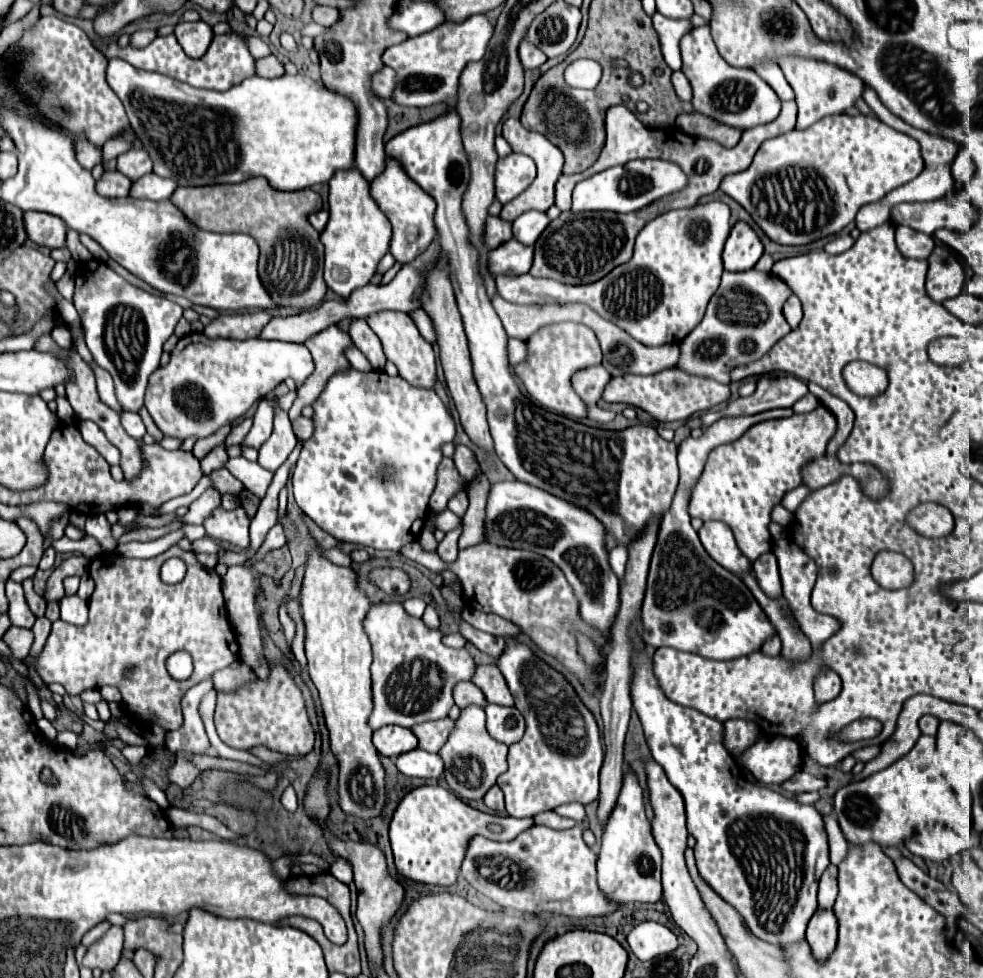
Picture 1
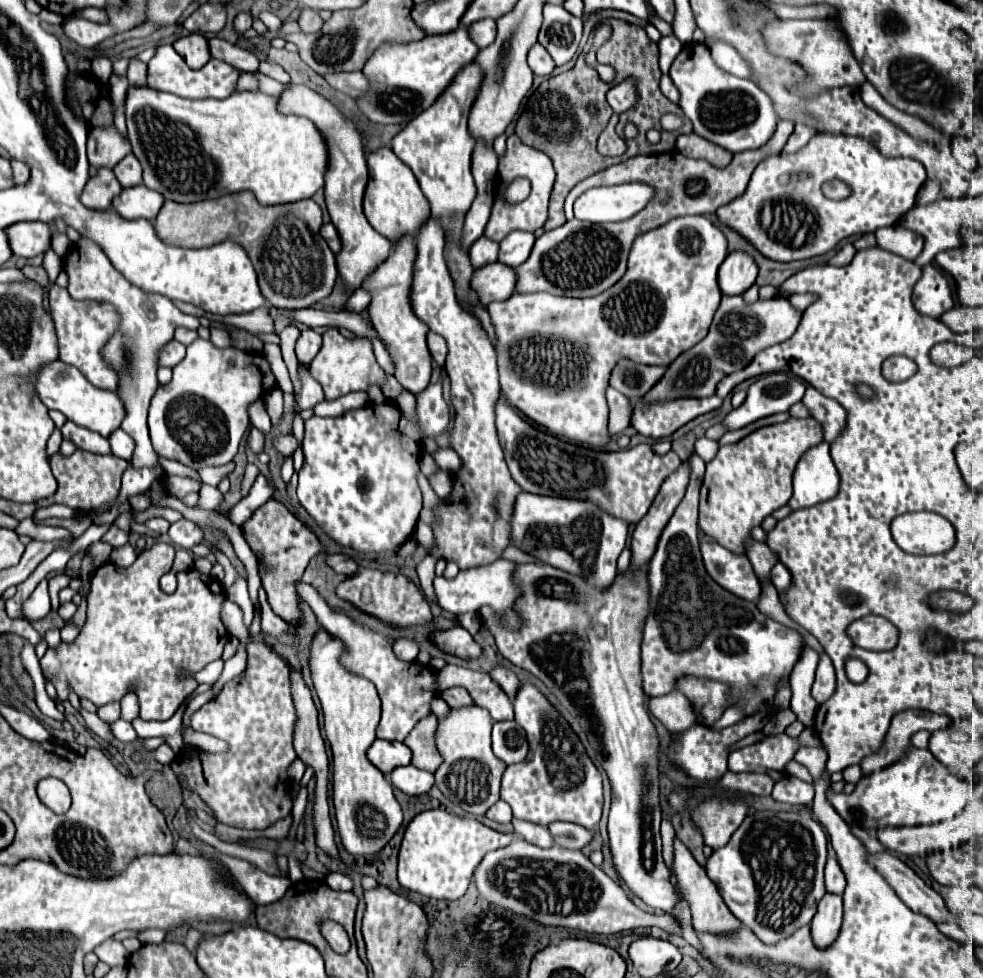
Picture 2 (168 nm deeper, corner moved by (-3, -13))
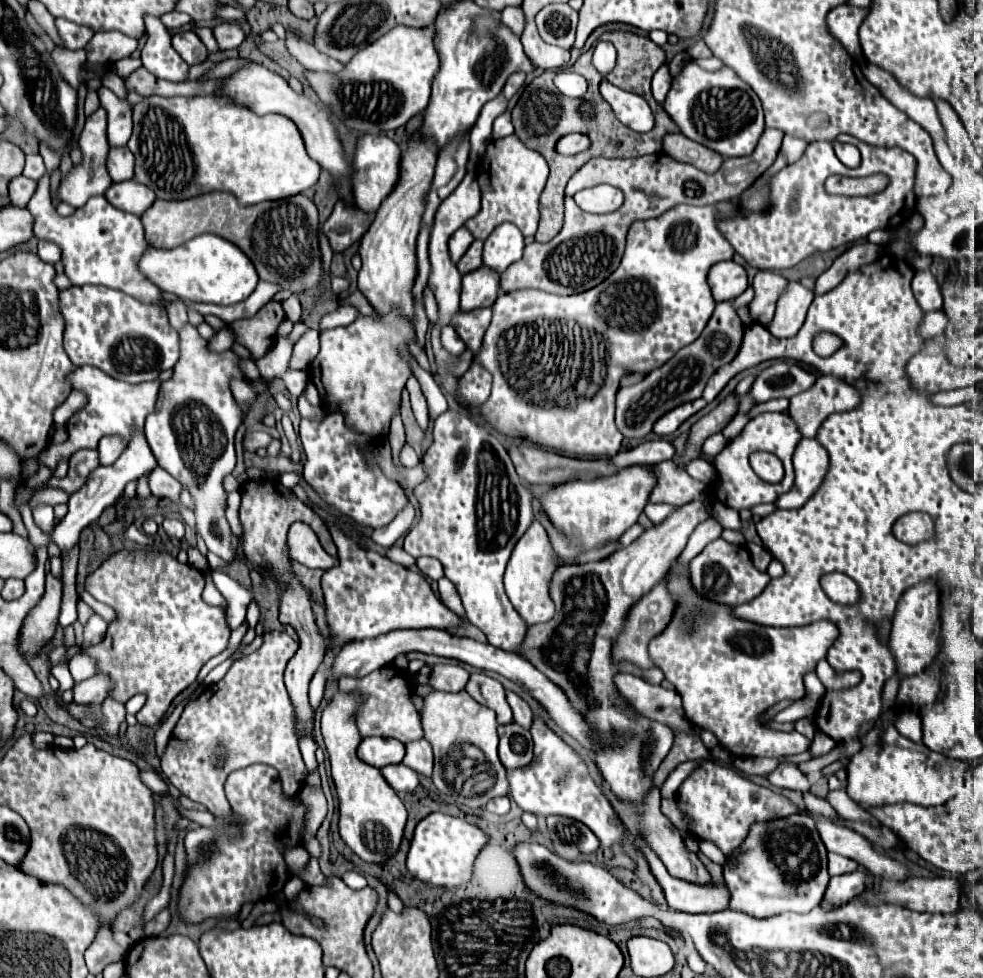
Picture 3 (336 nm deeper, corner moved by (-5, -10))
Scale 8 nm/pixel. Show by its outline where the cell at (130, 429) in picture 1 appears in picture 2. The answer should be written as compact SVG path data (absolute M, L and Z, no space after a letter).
M121 428L115 430L109 436L109 442L111 442L111 450L115 456L119 456L123 460L131 460L131 454L135 452L135 442L133 442L133 438L129 438L127 432L123 432Z

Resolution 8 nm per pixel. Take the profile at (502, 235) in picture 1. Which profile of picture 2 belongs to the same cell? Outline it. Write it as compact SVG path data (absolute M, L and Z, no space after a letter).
M481 236L471 244L471 262L475 268L497 262L497 256L499 256L499 244L489 240L487 236Z

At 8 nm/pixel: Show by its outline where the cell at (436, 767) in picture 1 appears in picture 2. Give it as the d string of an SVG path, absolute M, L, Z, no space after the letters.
M413 764L395 768L391 772L391 782L393 782L393 786L397 786L401 792L405 792L409 796L427 794L435 786L433 774L427 770L419 770Z

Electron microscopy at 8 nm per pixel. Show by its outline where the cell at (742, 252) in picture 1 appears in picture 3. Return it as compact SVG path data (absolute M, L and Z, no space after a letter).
M721 261L709 269L707 283L711 287L713 299L719 301L731 301L739 297L747 289L747 273L741 265L735 261Z

